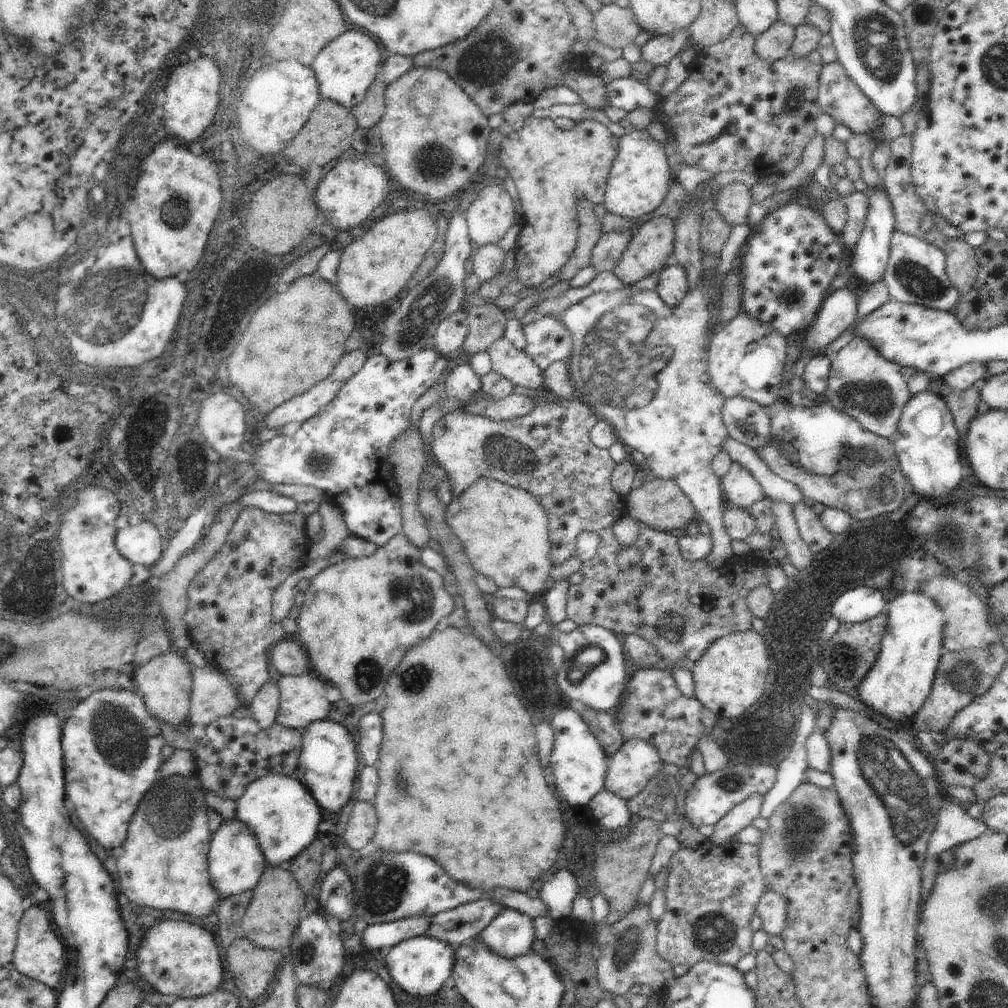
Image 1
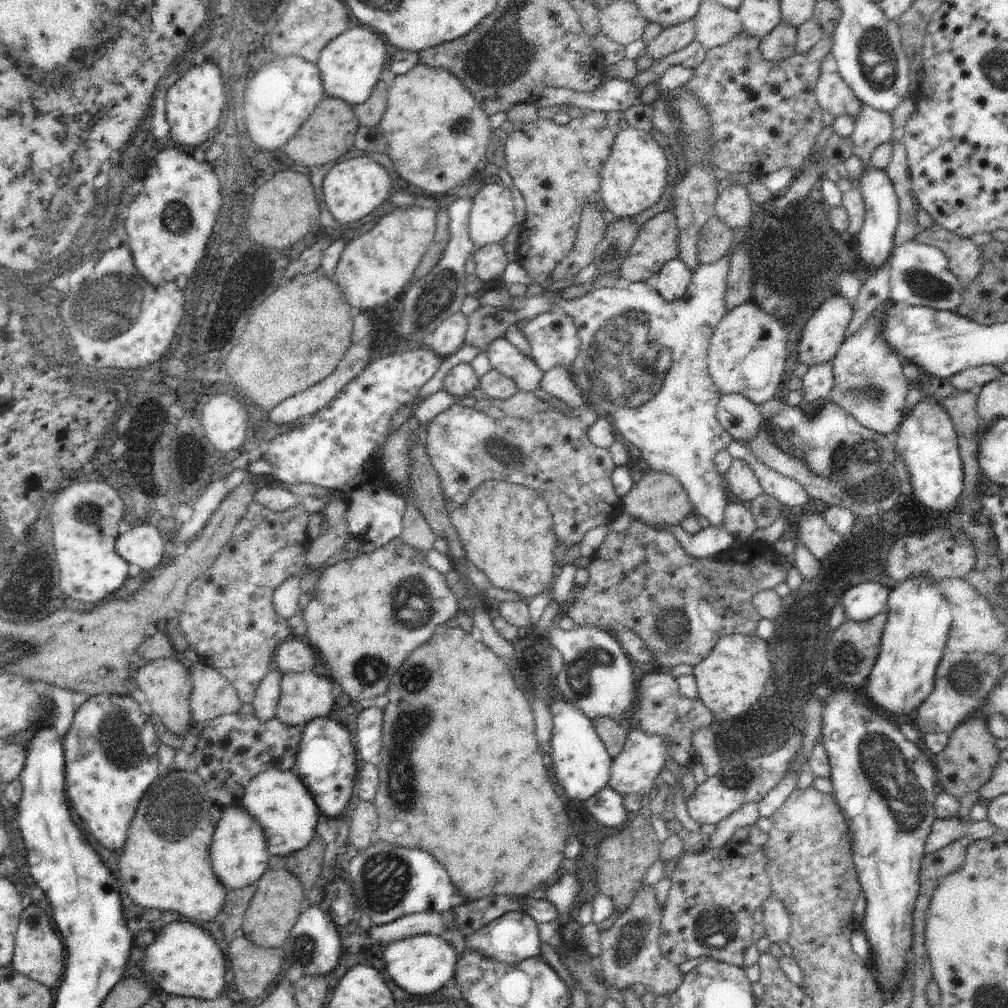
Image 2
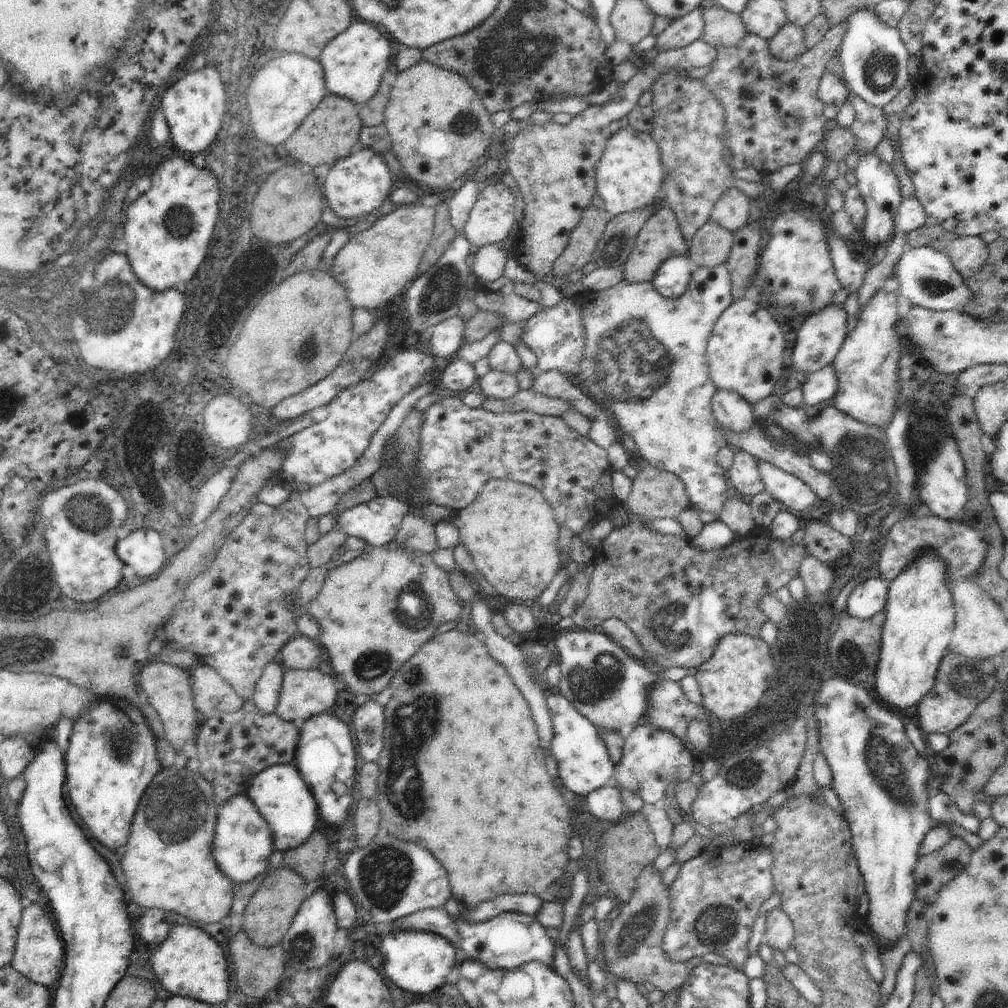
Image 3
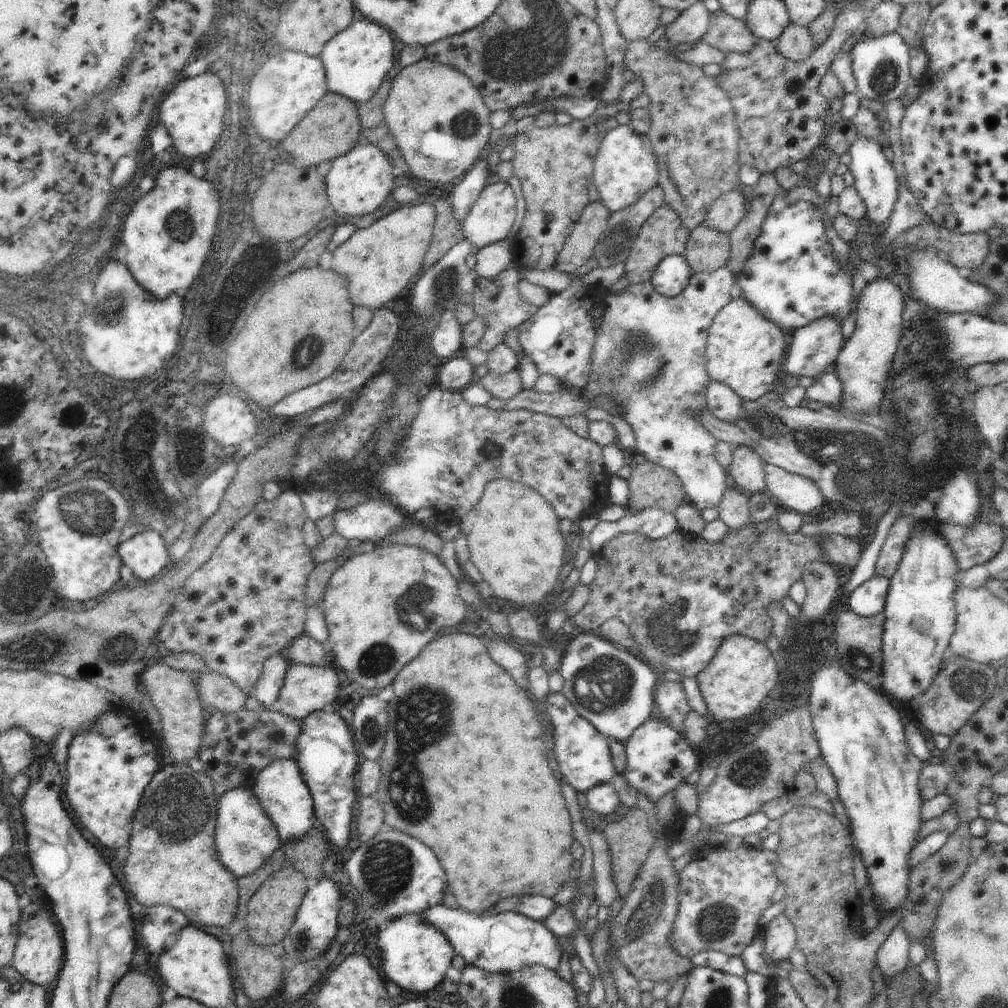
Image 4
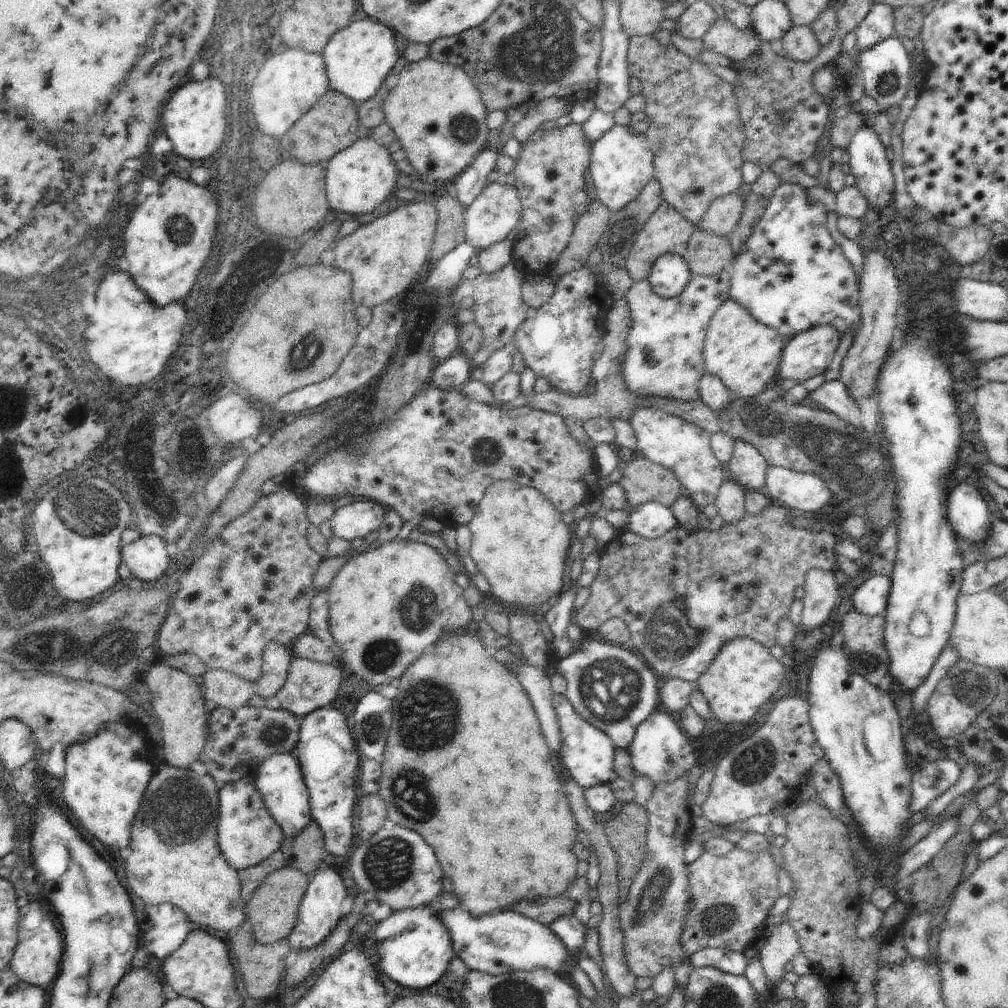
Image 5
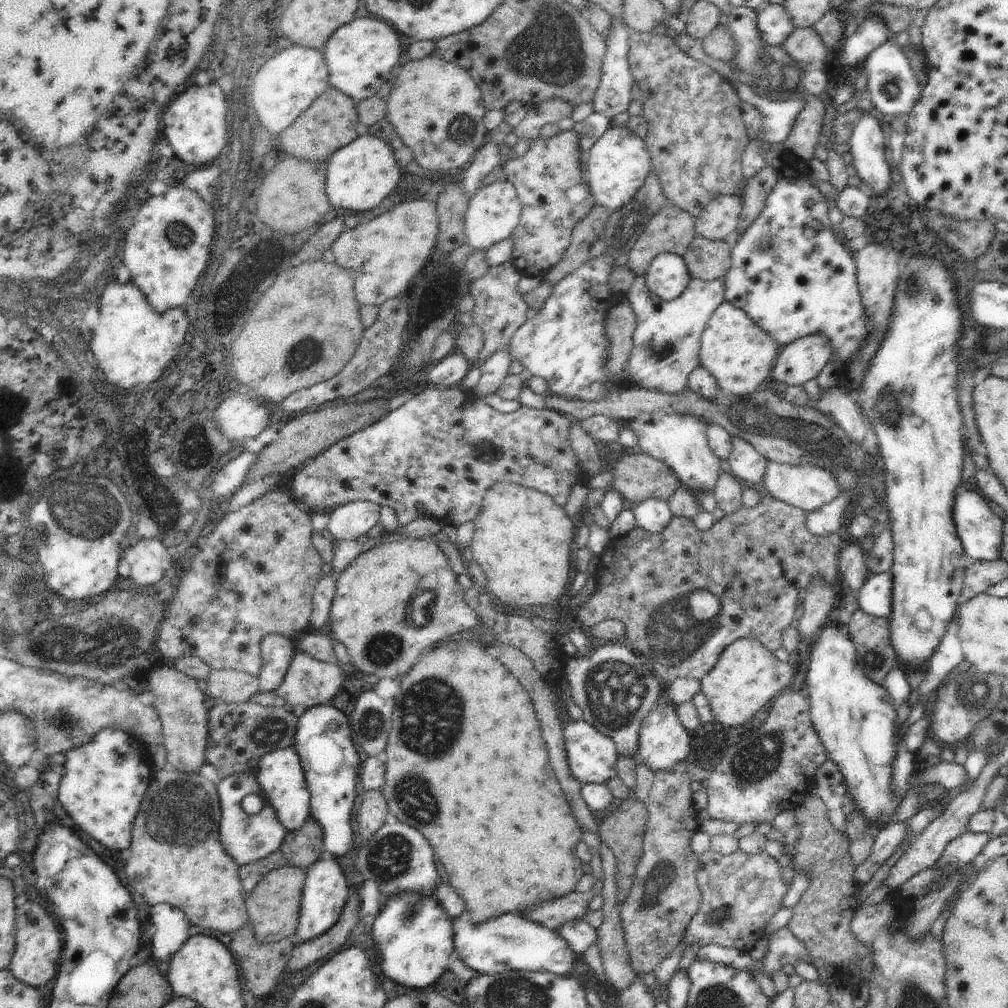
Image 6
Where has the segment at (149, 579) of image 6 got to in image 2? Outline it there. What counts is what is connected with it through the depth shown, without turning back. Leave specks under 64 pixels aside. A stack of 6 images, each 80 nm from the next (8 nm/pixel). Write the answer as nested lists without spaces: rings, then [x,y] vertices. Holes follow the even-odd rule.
[[[136,525],[119,535],[115,551],[129,564],[137,564],[142,570],[150,570],[158,566],[164,556],[162,534],[154,525]]]

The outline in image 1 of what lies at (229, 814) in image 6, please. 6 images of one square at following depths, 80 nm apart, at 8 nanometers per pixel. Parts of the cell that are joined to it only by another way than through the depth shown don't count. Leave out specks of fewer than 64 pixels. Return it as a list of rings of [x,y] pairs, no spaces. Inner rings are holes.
[[[236,818],[222,823],[212,836],[207,863],[209,879],[212,888],[218,893],[220,904],[232,895],[252,891],[258,884],[260,876],[268,867],[260,850],[258,839],[247,826],[244,826]]]

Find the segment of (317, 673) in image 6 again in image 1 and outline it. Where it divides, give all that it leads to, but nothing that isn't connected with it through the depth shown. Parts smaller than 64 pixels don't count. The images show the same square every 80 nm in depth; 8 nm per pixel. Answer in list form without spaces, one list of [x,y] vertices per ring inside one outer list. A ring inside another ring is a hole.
[[[309,672],[303,675],[283,676],[277,685],[279,686],[279,711],[276,723],[303,732],[305,728],[308,728],[308,725],[324,720],[328,716],[331,704],[326,699],[326,691],[329,685],[320,682],[314,676],[310,676]]]

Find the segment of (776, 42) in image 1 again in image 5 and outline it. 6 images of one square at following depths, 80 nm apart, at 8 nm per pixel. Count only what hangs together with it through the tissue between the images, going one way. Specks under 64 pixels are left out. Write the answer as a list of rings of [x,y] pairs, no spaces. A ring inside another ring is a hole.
[[[792,26],[781,38],[782,46],[786,56],[795,61],[808,62],[812,60],[822,48],[817,36],[808,26]]]

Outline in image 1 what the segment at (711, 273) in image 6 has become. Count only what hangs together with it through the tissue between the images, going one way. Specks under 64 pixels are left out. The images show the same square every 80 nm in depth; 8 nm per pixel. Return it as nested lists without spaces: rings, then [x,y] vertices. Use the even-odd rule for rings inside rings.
[[[714,206],[706,209],[700,225],[700,244],[704,253],[722,252],[732,229]]]

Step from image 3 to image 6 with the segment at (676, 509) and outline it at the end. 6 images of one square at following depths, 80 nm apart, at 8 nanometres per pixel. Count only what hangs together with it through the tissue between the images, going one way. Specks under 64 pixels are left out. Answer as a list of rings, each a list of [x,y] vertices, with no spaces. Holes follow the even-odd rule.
[[[638,450],[622,456],[613,474],[614,482],[608,489],[618,490],[631,507],[651,498],[668,502],[681,485],[671,468]]]

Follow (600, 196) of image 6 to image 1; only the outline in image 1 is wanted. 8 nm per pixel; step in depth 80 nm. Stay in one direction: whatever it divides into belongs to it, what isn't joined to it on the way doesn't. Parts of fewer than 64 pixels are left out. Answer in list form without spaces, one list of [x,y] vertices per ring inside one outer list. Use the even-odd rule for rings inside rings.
[[[645,130],[630,131],[619,140],[619,151],[605,186],[604,206],[608,213],[636,220],[654,212],[664,202],[673,181],[665,145],[656,141]]]

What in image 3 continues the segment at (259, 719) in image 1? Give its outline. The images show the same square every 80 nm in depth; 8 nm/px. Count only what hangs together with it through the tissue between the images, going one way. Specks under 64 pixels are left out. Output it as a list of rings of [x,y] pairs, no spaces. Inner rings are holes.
[[[274,661],[268,663],[268,666],[264,668],[260,680],[256,683],[254,694],[250,699],[261,715],[271,715],[275,712],[285,672],[284,666]]]

